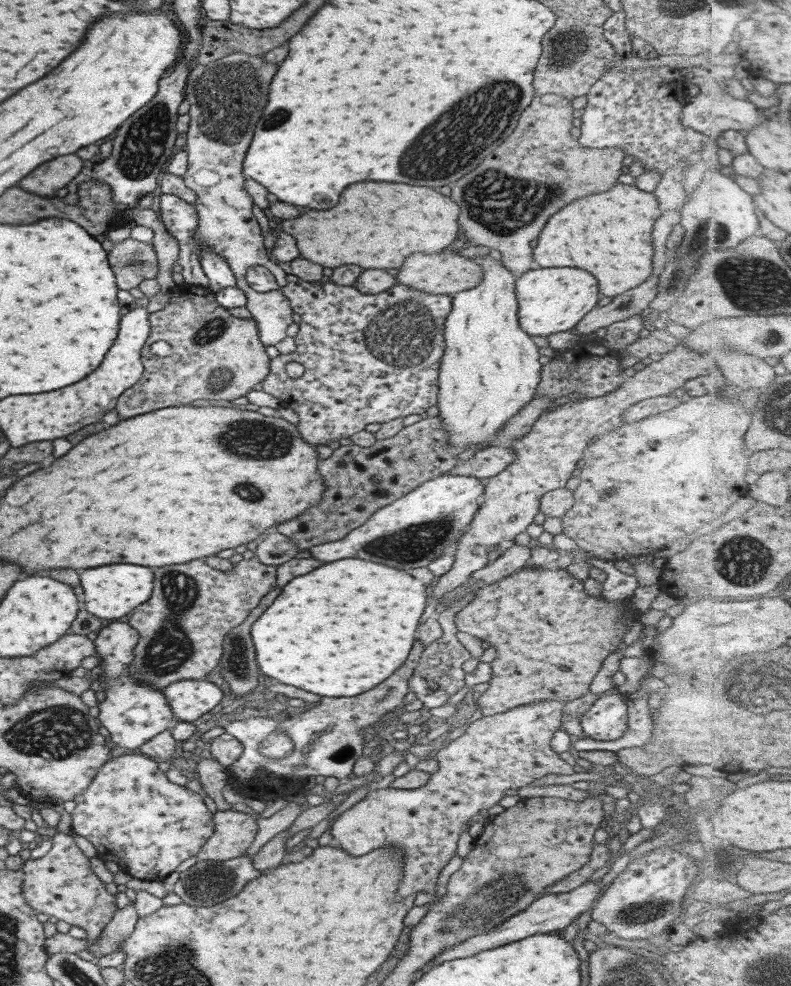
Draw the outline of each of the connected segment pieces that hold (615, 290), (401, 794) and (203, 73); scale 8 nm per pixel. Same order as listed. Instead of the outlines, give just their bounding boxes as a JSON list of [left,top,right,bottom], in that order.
[[531,184,659,297],[329,699,578,900],[183,52,292,346]]

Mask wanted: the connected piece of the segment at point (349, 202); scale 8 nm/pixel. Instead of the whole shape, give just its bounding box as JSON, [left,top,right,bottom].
[279,184,459,268]

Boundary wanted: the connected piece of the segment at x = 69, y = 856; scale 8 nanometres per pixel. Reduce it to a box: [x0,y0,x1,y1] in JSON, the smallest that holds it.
[22,831,117,942]

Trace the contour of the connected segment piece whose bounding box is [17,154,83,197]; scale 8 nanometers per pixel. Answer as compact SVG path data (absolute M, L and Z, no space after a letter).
M69 154L69 156L59 156L45 164L39 164L35 172L29 172L17 186L23 190L29 190L42 197L51 197L58 188L64 187L73 177L78 175L83 168L83 160Z

